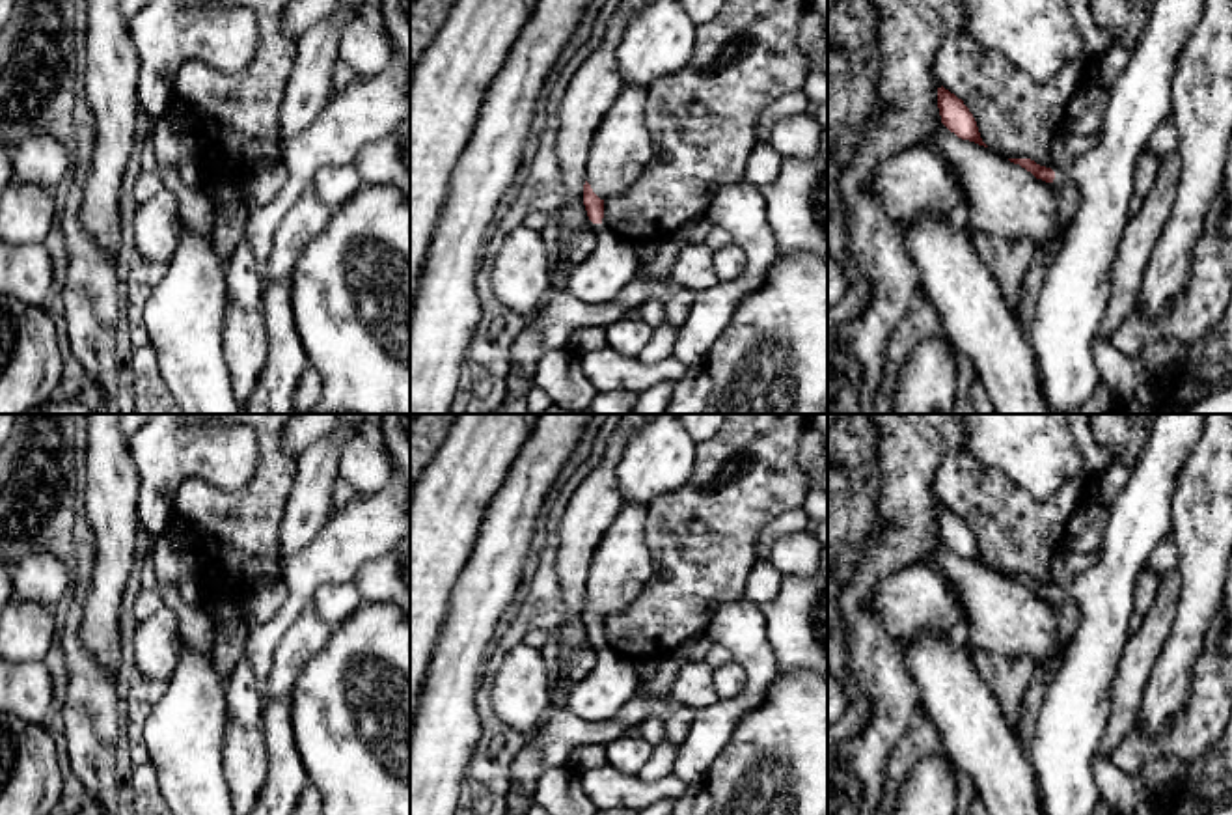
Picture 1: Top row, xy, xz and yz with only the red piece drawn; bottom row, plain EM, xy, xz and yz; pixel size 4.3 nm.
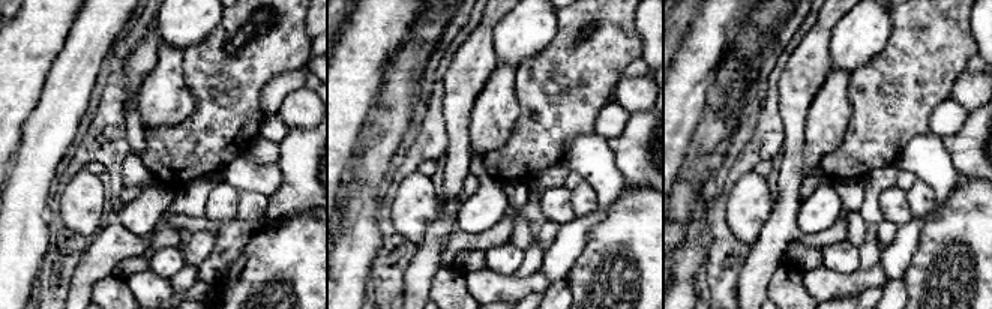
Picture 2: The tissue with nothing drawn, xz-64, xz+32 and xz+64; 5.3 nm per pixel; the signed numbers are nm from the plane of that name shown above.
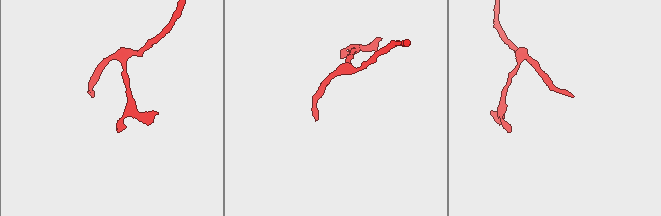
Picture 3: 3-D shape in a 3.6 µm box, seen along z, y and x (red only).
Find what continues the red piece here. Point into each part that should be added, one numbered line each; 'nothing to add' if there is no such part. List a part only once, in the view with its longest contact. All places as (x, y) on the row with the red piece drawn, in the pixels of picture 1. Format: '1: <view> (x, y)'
1: yz (1074, 295)

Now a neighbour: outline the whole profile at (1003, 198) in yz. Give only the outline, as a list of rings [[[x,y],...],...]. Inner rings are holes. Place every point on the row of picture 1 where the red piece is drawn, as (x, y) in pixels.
[[[943,123],[928,144],[958,177],[965,198],[964,222],[973,231],[1029,239],[1038,250],[1059,233],[1059,185],[1036,179],[990,147],[958,138]]]

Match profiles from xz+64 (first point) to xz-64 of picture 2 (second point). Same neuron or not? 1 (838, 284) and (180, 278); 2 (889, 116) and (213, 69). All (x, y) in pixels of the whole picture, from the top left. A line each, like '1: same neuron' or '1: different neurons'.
1: different neurons
2: same neuron

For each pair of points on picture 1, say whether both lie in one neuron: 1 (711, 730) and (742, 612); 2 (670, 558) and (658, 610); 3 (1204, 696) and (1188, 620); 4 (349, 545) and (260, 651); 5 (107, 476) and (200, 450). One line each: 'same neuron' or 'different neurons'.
1: same neuron
2: same neuron
3: different neurons
4: same neuron
5: different neurons

